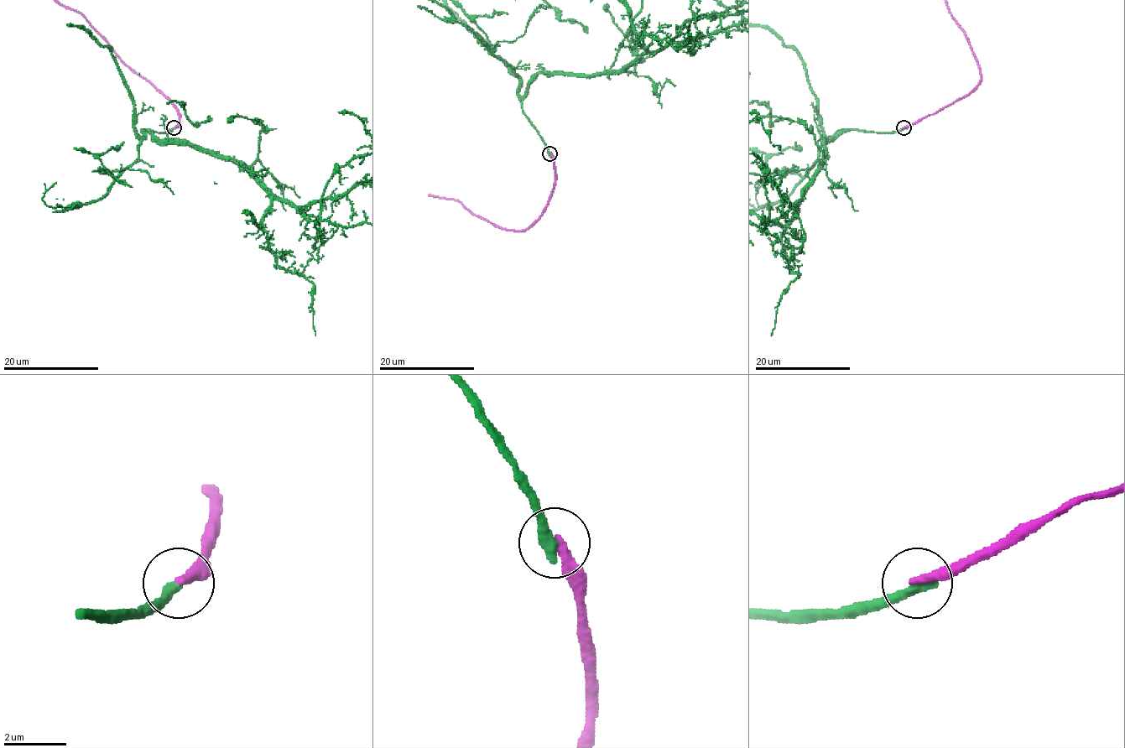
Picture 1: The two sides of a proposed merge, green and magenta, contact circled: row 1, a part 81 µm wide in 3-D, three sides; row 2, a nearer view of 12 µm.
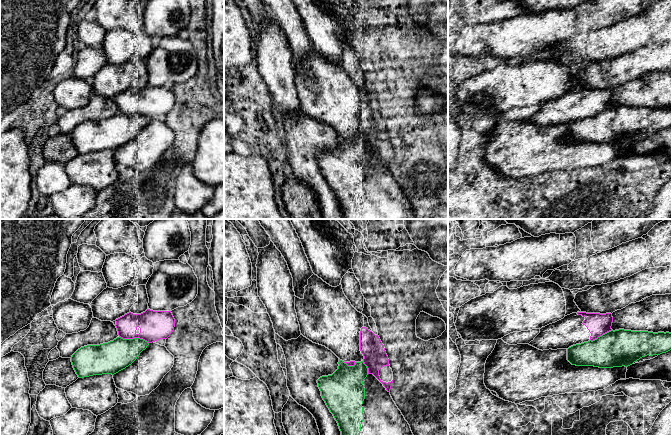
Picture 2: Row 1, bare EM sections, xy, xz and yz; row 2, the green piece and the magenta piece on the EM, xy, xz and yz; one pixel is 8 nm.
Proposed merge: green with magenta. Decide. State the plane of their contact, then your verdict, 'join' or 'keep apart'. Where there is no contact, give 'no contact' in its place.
contact in xy; keep apart

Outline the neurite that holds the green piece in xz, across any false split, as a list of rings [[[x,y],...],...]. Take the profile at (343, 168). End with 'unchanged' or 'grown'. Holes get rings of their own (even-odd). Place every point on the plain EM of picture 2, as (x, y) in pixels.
[[[339,135],[338,140],[338,145],[332,151],[320,153],[317,159],[323,176],[338,199],[343,218],[417,219],[410,201],[396,182],[390,168],[386,166],[383,160],[373,150],[368,149],[368,144],[364,138],[355,138],[354,142],[348,142]]]; grown

